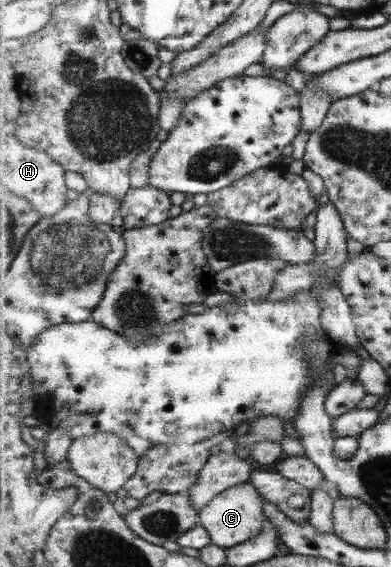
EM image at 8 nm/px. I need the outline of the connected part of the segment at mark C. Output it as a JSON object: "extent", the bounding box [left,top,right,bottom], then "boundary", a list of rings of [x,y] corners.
{"extent":[199,482,265,548],"boundary":[[[250,482],[228,488],[218,495],[210,504],[199,511],[199,522],[202,523],[210,533],[213,544],[222,548],[233,548],[238,544],[244,544],[247,540],[254,538],[264,526],[265,502],[258,489]]]}

